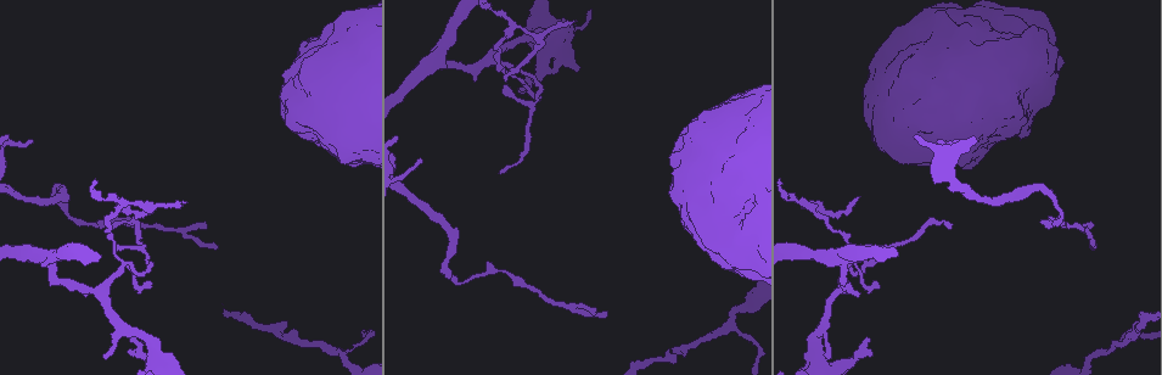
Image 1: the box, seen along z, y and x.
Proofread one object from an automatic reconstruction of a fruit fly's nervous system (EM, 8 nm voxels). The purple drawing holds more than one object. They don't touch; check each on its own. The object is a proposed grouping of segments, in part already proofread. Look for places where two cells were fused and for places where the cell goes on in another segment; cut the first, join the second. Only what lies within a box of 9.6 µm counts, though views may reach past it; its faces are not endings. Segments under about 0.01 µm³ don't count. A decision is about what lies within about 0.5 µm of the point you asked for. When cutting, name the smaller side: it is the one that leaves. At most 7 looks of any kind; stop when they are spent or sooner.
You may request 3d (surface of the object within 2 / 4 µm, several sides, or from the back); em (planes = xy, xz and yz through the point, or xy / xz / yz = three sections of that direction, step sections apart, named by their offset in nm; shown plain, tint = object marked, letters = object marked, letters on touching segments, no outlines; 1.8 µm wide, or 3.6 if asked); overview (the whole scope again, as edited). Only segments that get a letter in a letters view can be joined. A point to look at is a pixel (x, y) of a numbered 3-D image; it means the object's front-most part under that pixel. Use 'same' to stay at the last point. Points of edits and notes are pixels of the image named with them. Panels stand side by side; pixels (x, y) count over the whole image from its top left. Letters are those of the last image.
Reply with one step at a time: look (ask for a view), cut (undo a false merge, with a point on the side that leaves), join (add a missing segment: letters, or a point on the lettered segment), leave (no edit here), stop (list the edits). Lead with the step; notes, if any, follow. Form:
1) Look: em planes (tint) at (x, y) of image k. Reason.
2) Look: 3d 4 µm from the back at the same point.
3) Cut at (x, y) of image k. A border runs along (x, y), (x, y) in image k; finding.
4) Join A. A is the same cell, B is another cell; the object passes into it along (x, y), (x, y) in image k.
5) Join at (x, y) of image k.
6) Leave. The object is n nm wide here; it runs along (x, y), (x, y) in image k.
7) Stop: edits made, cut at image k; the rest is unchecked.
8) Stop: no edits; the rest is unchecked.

Look: em planes (letters) at (518, 89) of image 1. Free end.

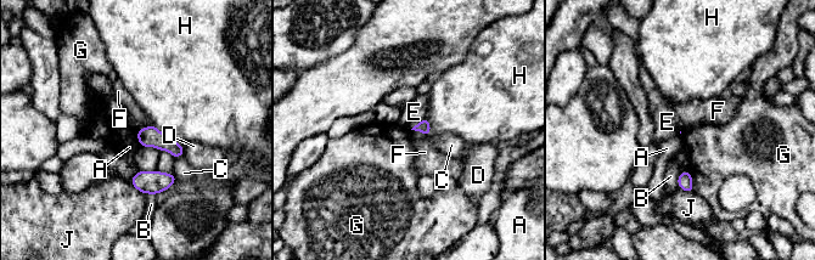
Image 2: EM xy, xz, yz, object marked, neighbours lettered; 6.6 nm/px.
Leave. A, B, C, D, E, F, G, H and J are other cells; a border runs along (689, 170), (695, 191) in image 2; no lettered segment goes on from it.

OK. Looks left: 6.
Look: 3d 4 µm at (513, 65) of image 1. Branch point.

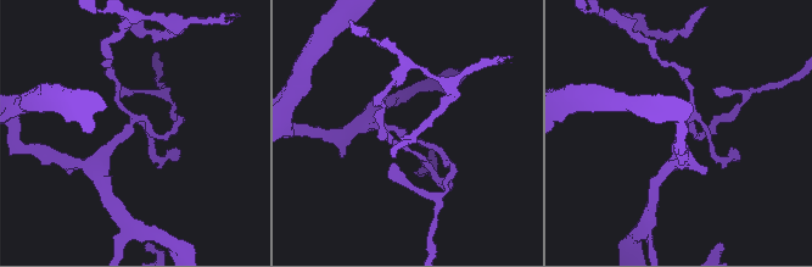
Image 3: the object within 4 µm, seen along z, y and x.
Look: em planes (plain) at (691, 121) of image 3. Shape alone is not enough.

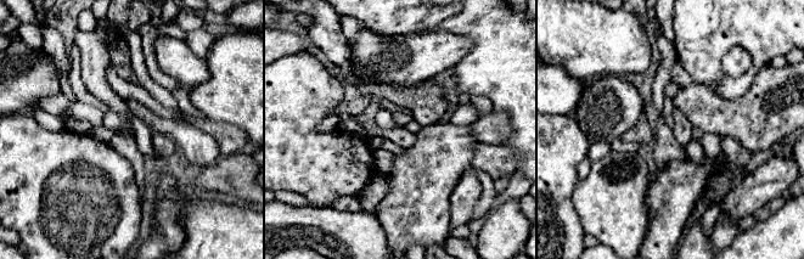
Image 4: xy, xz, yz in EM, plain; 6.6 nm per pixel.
Look: em planes (letters) at the same point. What lies round it.

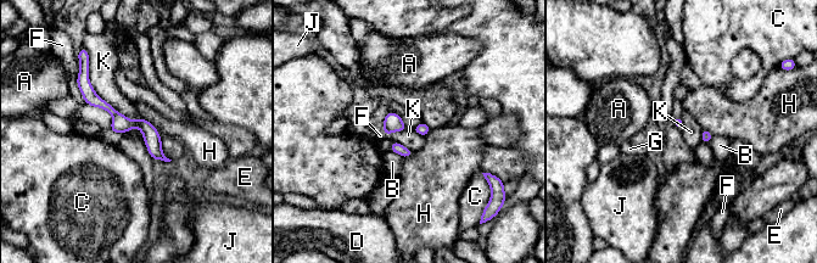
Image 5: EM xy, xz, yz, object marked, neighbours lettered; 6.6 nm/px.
Cut at (89, 95) of image 5. A, B, C, D, E, F, G, H, J and K are other cells; a second cell is stuck on.

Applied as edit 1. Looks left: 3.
Look: em planes (plain) at (730, 320) of image 1. Sudden change in width.

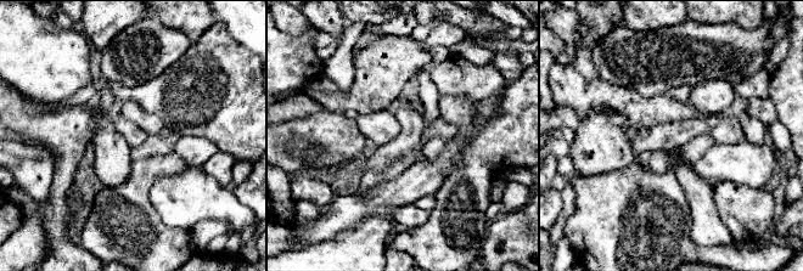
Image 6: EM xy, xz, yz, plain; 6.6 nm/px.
Look: em planes (letters) at the same point. See the neighbours.

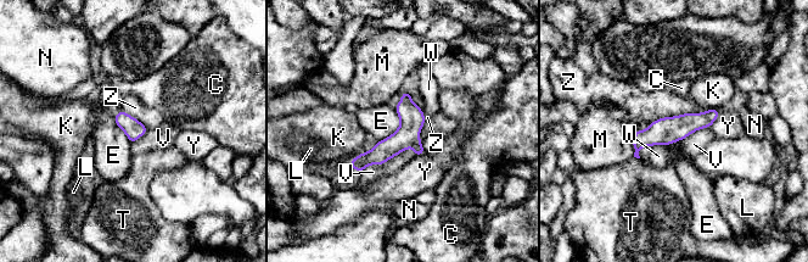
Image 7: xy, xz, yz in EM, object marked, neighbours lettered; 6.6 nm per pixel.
Leave. C, E, K, L, M, N, T, V, W, Y and Z are other cells; a border runs along (394, 109), (399, 126), (377, 141) in image 7; all the same cell.

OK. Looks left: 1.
Stop: edits made, cut at image 5; the rest is unchecked.

